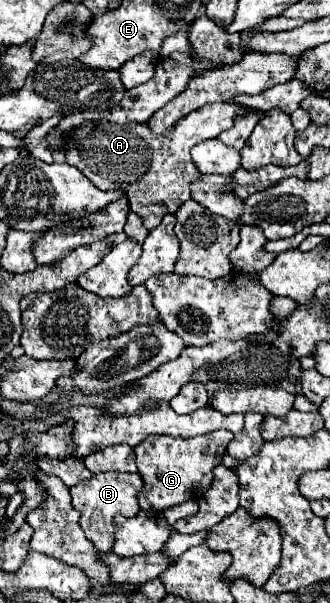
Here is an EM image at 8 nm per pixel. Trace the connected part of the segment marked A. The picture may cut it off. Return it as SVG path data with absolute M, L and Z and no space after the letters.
M211 103L211 105L205 105L205 107L201 107L201 109L197 109L197 111L193 111L193 113L189 113L189 115L185 115L177 125L175 125L175 129L171 131L171 133L167 133L167 135L161 135L161 137L155 137L151 131L149 131L149 127L145 125L145 123L129 123L129 125L117 125L117 123L107 123L107 121L101 121L101 123L87 123L87 125L83 125L83 127L79 127L73 135L71 135L71 139L67 141L67 145L65 145L65 159L67 159L67 163L69 165L73 165L73 167L77 167L77 169L81 169L81 173L85 173L85 177L89 177L89 181L91 183L95 183L101 191L107 191L107 189L117 189L117 191L125 191L125 195L127 197L131 197L131 195L135 195L135 191L133 191L133 185L137 185L137 183L143 183L143 209L131 209L133 213L137 213L141 219L143 219L143 225L147 227L147 229L153 229L153 227L157 227L159 223L161 223L161 219L163 219L163 215L165 213L175 213L187 199L191 199L191 183L197 179L197 177L201 177L201 173L199 173L199 169L195 169L195 165L193 165L193 161L189 159L189 151L191 151L191 147L193 145L197 145L197 143L201 143L201 141L205 141L205 139L213 139L213 137L217 137L221 131L227 131L227 129L231 129L233 127L233 117L237 115L237 113L245 113L245 109L249 109L249 107L243 107L243 105L235 105L235 103Z

